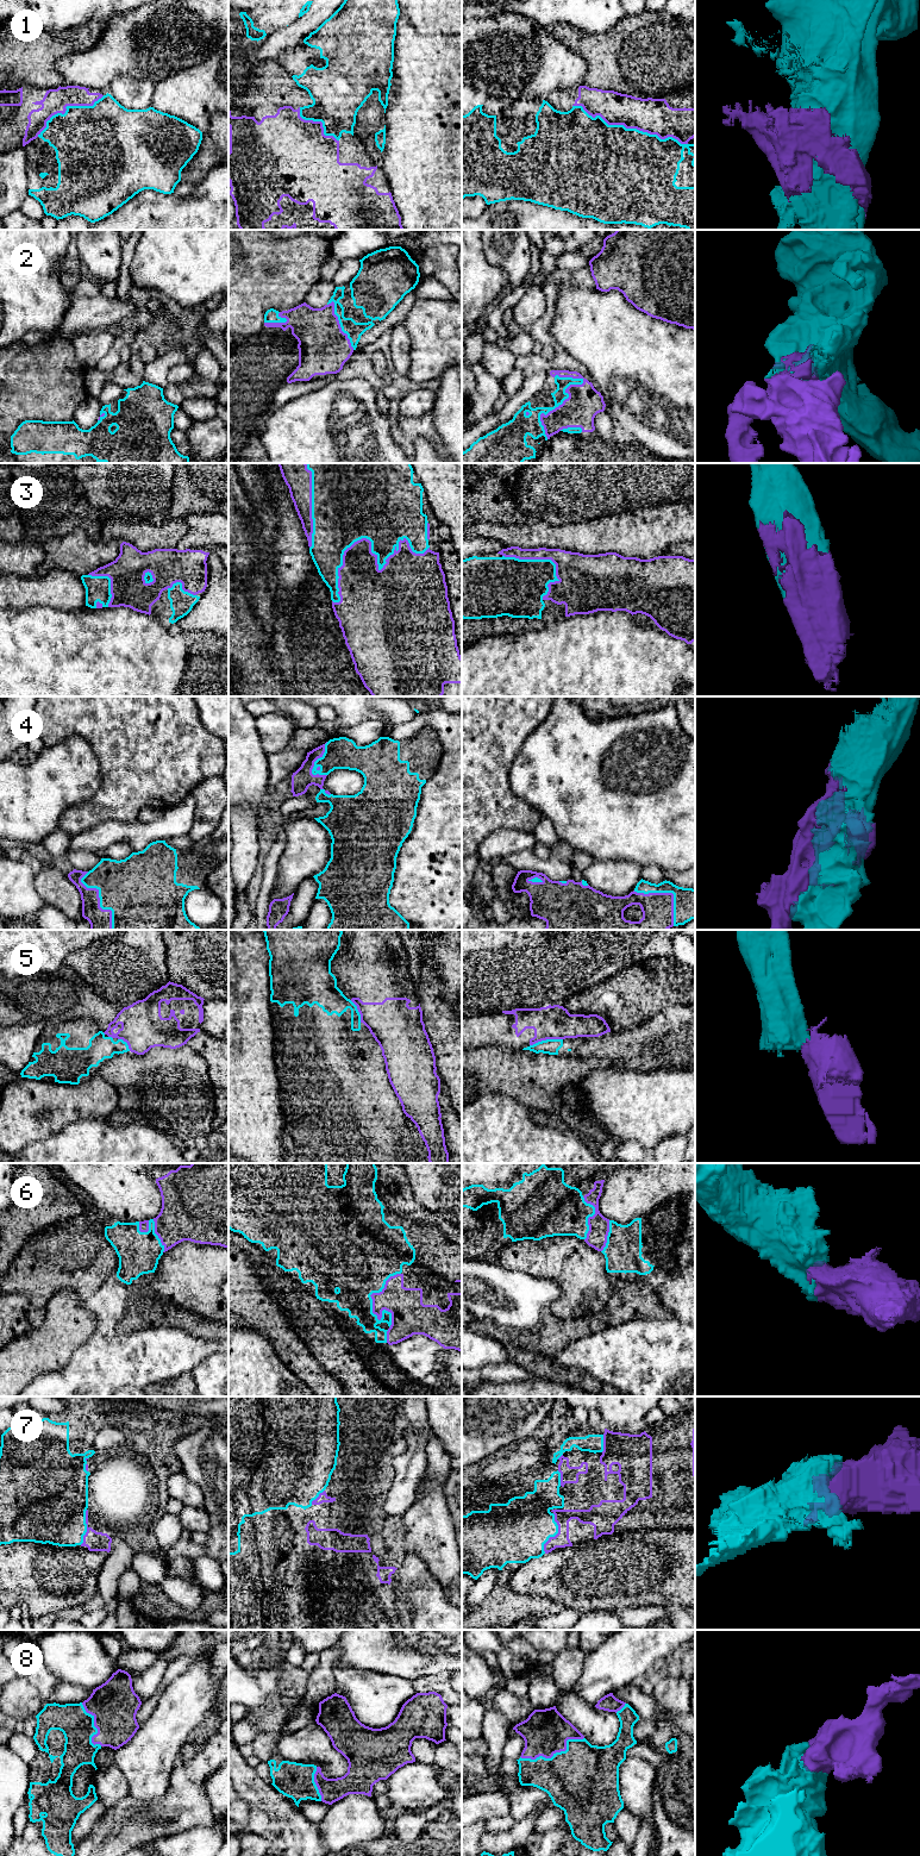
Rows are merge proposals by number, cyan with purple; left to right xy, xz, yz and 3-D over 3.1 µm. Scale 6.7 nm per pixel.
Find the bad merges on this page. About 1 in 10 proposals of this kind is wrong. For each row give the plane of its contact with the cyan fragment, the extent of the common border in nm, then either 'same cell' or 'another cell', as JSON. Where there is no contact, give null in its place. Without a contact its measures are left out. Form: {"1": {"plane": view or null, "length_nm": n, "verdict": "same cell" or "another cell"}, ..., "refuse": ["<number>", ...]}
{"1": {"plane": "yz", "length_nm": 800, "verdict": "another cell"}, "2": {"plane": "yz", "length_nm": 480, "verdict": "same cell"}, "3": {"plane": "xz", "length_nm": 750, "verdict": "same cell"}, "4": {"plane": "xy", "length_nm": 420, "verdict": "same cell"}, "5": {"plane": "yz", "length_nm": 220, "verdict": "another cell"}, "6": {"plane": "xz", "length_nm": 380, "verdict": "same cell"}, "7": {"plane": "yz", "length_nm": 280, "verdict": "same cell"}, "8": {"plane": "yz", "length_nm": 460, "verdict": "same cell"}, "refuse": ["1", "5"]}

